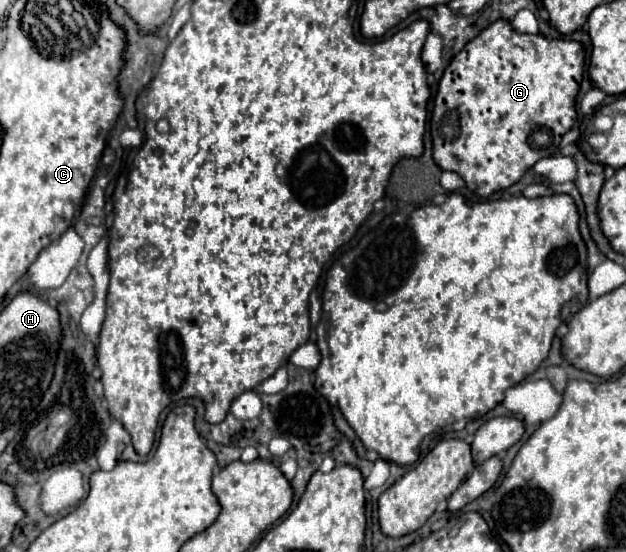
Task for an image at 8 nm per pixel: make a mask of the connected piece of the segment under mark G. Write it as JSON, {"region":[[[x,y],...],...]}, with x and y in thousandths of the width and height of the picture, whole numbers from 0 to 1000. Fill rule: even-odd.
{"region":[[[794,36],[768,54],[714,120],[701,145],[692,210],[701,221],[714,199],[733,199],[736,243],[733,250],[692,250],[692,290],[708,308],[730,312],[743,333],[765,355],[778,359],[788,348],[807,344],[864,286],[890,275],[896,246],[922,221],[922,170],[931,145],[935,87],[919,72],[874,69],[867,62],[829,62],[816,40]],[[855,232],[877,232],[883,257],[877,268],[855,268],[845,261],[845,243]]]}

